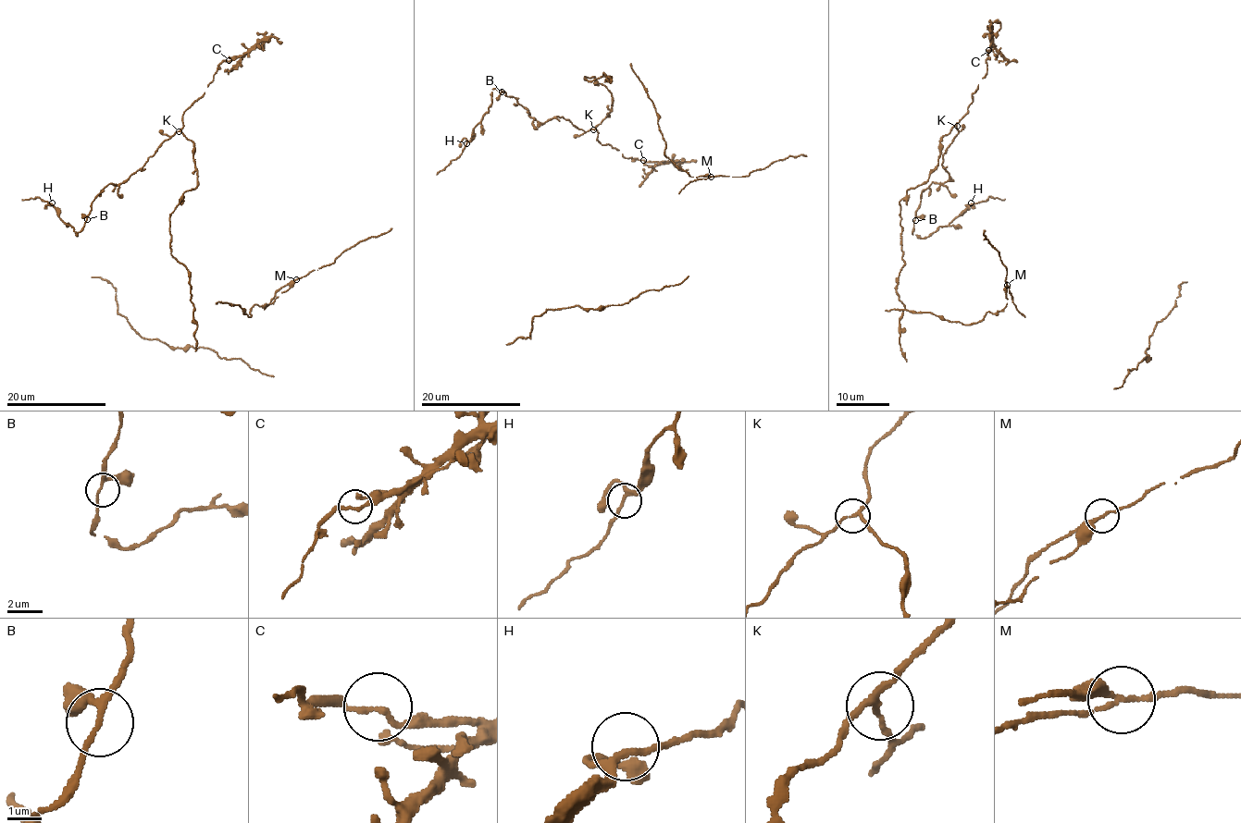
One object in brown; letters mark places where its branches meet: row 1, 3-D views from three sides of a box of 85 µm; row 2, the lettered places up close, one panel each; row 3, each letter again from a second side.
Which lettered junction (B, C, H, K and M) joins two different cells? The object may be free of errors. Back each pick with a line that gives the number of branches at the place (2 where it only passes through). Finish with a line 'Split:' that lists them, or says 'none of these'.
M: 3
Split: M

